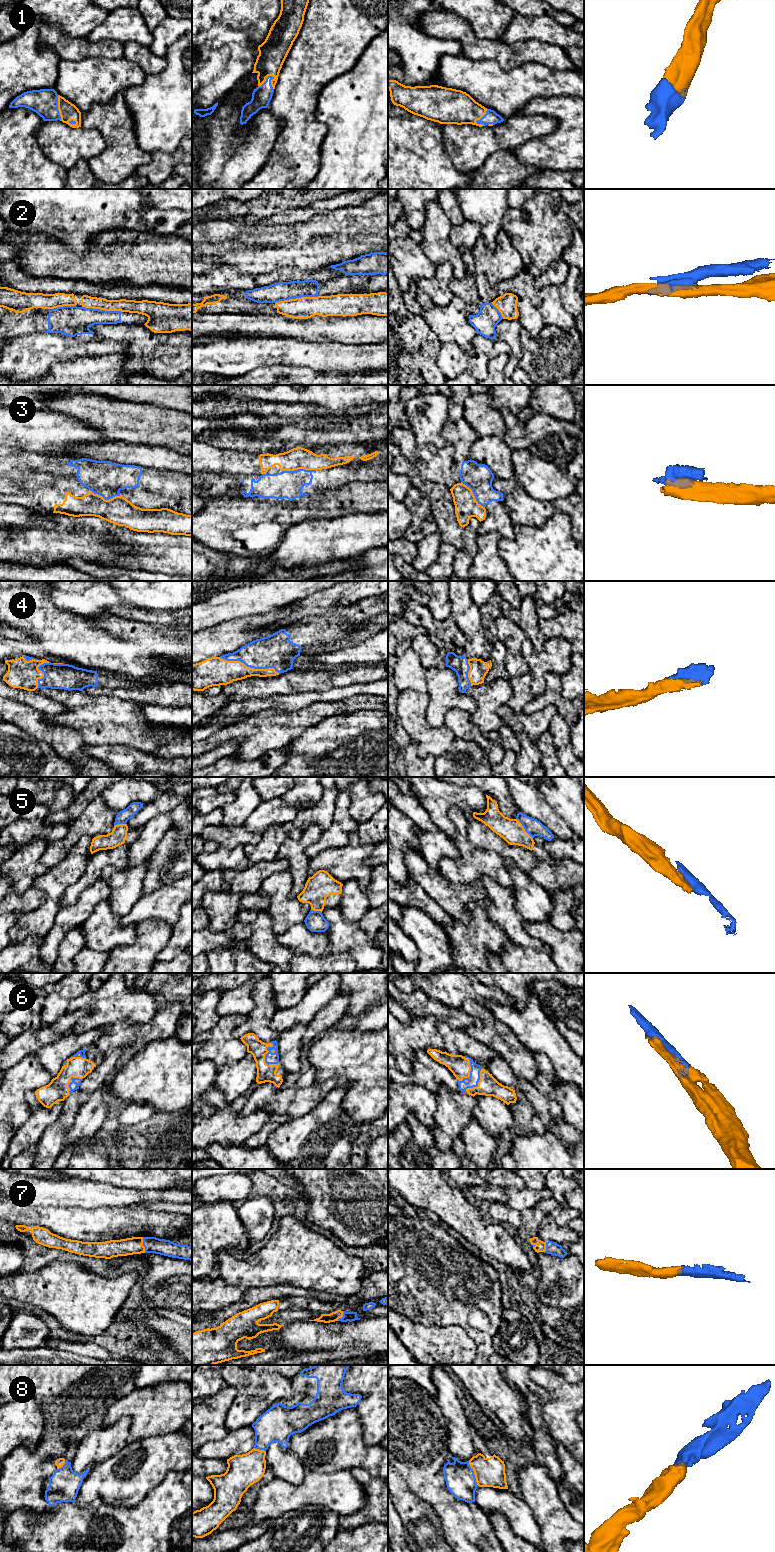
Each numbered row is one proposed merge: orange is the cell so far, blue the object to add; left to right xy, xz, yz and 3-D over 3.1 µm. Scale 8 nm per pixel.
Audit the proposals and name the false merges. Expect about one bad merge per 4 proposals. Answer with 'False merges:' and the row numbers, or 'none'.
False merges: 2, 3

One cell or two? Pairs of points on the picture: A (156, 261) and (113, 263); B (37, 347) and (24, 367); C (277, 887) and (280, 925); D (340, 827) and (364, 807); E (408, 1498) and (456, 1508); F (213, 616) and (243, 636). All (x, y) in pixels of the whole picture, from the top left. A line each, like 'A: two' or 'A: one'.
A: one
B: one
C: one
D: two
E: two
F: two

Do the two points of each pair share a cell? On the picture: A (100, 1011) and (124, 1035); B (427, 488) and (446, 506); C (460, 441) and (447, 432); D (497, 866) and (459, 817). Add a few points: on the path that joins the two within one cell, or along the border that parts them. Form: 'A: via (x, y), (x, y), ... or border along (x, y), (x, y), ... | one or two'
A: border along (137, 1023), (118, 1020), (107, 1027) | two
B: border along (452, 499), (431, 500) | two
C: via (457, 438), (450, 432) | one
D: via (482, 862), (462, 842), (461, 832) | one

